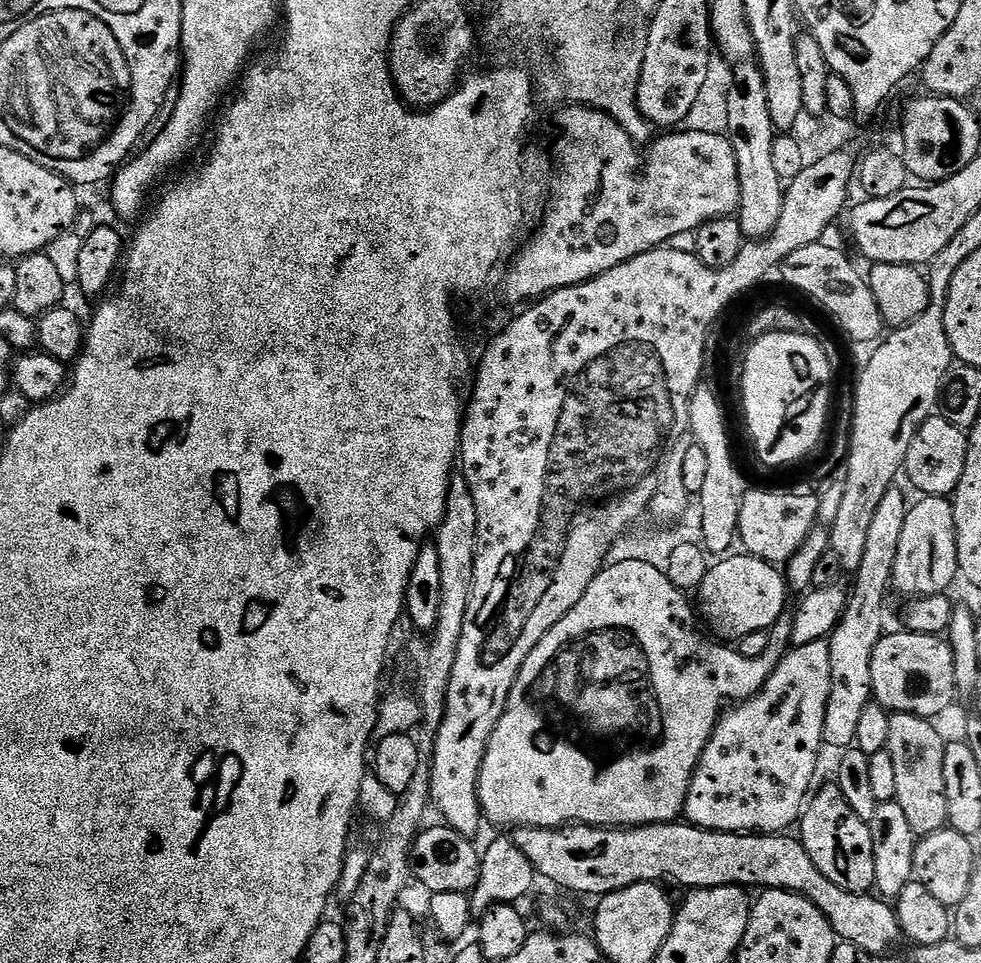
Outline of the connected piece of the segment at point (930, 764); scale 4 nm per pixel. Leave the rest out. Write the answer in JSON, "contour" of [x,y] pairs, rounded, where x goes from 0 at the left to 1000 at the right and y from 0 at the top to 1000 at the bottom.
{"contour":[[[911,739],[906,742],[907,766],[904,780],[907,787],[911,787],[911,805],[915,808],[915,820],[912,833],[919,837],[924,850],[928,854],[928,862],[932,862],[935,869],[947,868],[960,862],[966,856],[966,838],[964,837],[964,804],[962,803],[962,778],[964,768],[958,765],[958,760],[953,756],[949,747]]]}

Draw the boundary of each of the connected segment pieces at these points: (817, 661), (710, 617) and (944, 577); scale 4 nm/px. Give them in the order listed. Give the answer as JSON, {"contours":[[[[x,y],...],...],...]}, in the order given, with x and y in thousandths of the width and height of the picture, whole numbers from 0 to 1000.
{"contours":[[[[843,665],[806,672],[773,721],[743,734],[730,751],[724,771],[705,805],[696,850],[712,860],[755,866],[799,866],[812,855],[829,817],[832,788],[840,773],[842,729],[846,725],[846,675]]],[[[761,575],[750,576],[737,578],[725,587],[709,615],[717,645],[719,642],[726,658],[738,667],[753,667],[760,658],[786,653],[789,646],[800,639],[801,623],[805,620],[802,603],[790,587]]],[[[938,515],[924,534],[924,546],[919,546],[919,563],[915,563],[915,579],[909,593],[909,611],[917,614],[922,621],[941,621],[965,616],[966,610],[977,602],[979,585],[975,570],[975,547],[970,520],[965,515]]]]}

